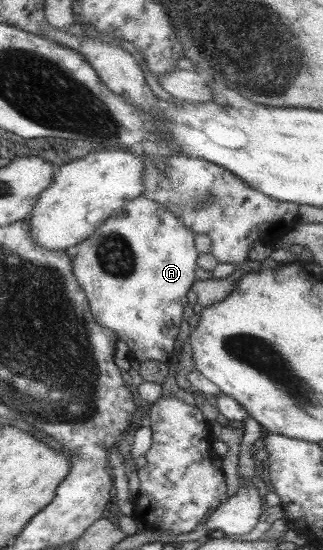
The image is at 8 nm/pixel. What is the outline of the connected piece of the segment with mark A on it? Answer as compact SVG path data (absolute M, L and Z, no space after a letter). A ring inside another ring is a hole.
M139 196L133 200L128 200L125 204L115 209L115 212L107 217L107 220L104 220L91 236L88 236L83 242L77 244L77 253L71 257L72 271L79 281L80 287L83 288L86 294L91 314L96 320L95 323L110 328L115 332L118 340L125 342L130 359L137 360L137 362L141 362L142 360L154 360L166 363L169 351L175 346L177 332L179 332L179 324L181 324L182 321L181 312L183 312L183 308L188 306L191 302L190 290L195 280L193 272L195 272L195 260L197 260L198 253L193 245L193 235L194 232L189 230L189 228L181 222L180 218L177 218L171 211L168 211L161 203L156 203L148 198Z

